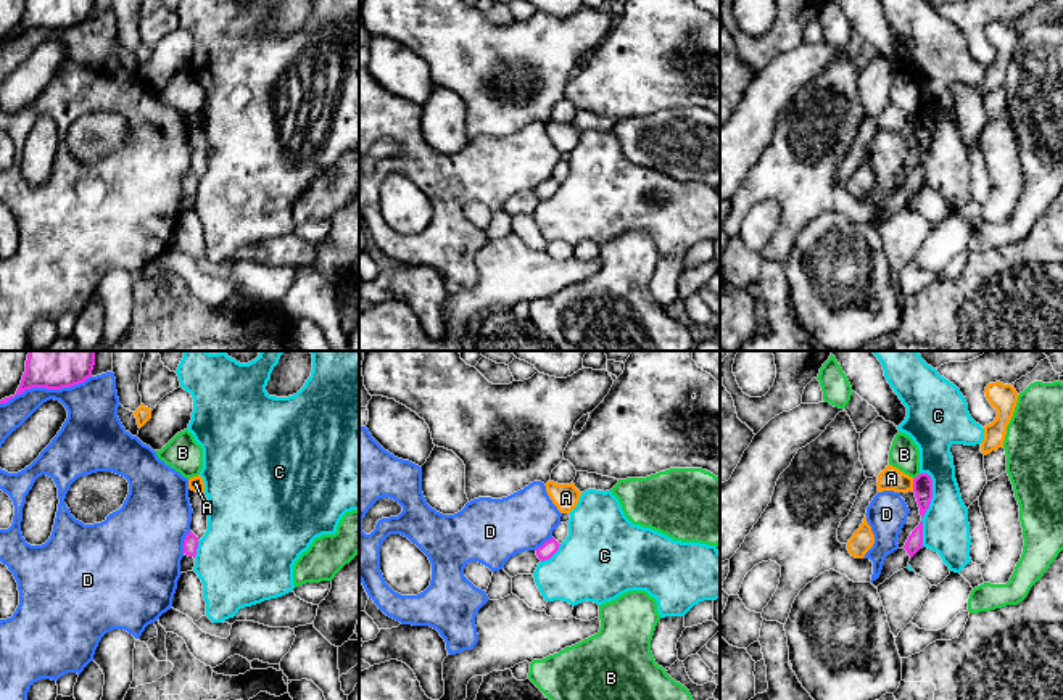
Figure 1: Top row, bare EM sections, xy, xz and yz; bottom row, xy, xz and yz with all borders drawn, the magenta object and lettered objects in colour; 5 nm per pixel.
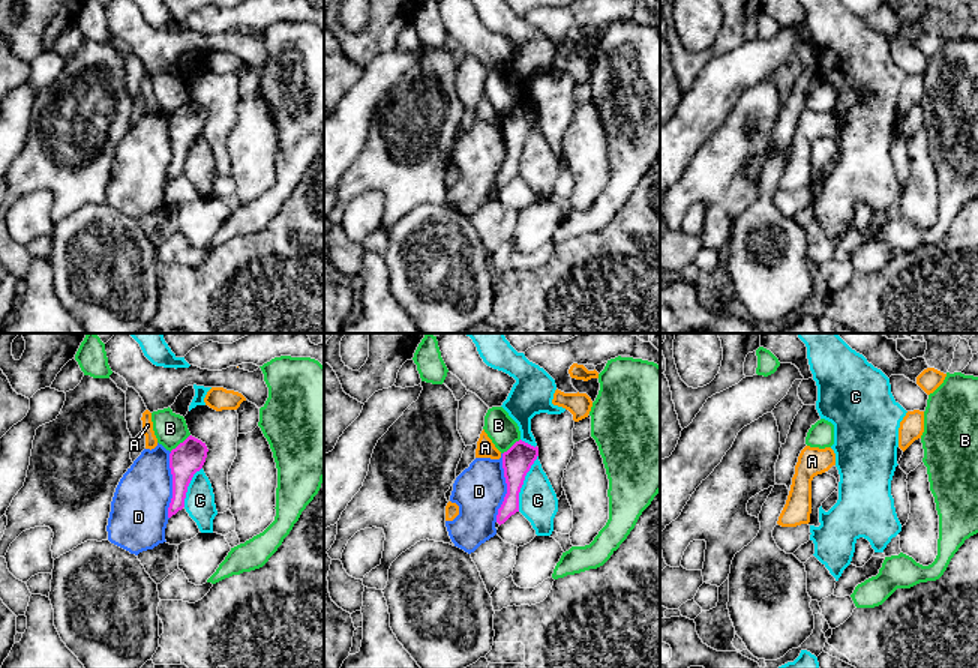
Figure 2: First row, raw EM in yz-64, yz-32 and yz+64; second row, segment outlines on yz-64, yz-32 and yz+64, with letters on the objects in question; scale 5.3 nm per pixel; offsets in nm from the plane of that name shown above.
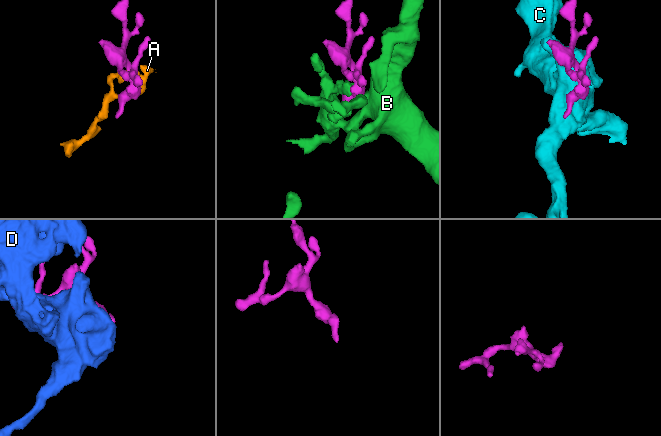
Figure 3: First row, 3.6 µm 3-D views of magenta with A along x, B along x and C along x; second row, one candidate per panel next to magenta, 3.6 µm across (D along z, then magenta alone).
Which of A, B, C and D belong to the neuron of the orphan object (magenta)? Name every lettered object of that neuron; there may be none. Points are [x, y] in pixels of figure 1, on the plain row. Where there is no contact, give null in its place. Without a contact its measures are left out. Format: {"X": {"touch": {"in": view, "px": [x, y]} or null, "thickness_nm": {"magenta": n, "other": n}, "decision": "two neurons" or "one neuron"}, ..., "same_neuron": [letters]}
{"A": {"touch": {"in": "yz", "px": [914, 124]}, "thickness_nm": {"magenta": 100, "other": 120}, "decision": "two neurons"}, "B": {"touch": {"in": "yz", "px": [918, 115]}, "thickness_nm": {"magenta": 100, "other": 150}, "decision": "two neurons"}, "C": {"touch": {"in": "yz", "px": [926, 148]}, "thickness_nm": {"magenta": 100, "other": 240}, "decision": "two neurons"}, "D": {"touch": {"in": "xy", "px": [45, 26]}, "thickness_nm": {"magenta": 140, "other": 240}, "decision": "two neurons"}, "same_neuron": []}

